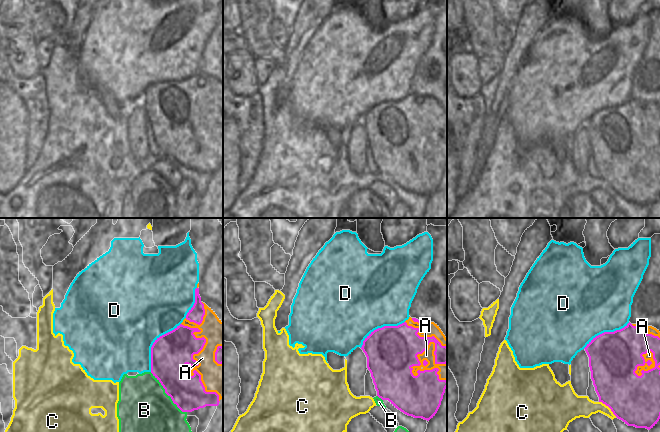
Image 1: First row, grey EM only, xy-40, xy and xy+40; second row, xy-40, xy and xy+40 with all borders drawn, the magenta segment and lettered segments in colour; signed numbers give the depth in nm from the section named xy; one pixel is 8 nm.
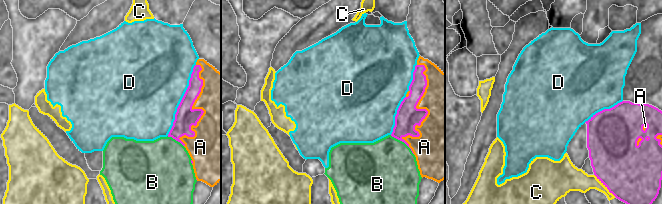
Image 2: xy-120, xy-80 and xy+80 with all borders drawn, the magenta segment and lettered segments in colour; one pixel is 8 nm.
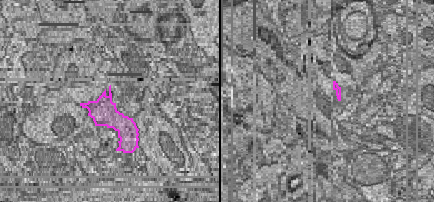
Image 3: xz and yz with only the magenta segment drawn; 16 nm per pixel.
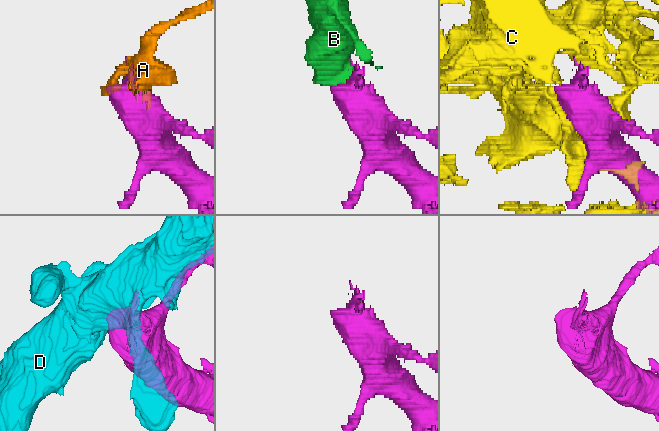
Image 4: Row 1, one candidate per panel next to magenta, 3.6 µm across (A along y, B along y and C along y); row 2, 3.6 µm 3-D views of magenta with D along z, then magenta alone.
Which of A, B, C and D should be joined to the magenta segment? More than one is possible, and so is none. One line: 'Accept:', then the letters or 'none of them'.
Accept: B

